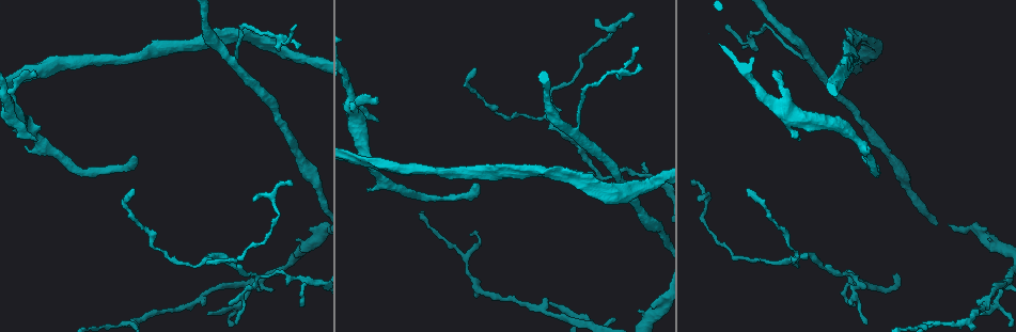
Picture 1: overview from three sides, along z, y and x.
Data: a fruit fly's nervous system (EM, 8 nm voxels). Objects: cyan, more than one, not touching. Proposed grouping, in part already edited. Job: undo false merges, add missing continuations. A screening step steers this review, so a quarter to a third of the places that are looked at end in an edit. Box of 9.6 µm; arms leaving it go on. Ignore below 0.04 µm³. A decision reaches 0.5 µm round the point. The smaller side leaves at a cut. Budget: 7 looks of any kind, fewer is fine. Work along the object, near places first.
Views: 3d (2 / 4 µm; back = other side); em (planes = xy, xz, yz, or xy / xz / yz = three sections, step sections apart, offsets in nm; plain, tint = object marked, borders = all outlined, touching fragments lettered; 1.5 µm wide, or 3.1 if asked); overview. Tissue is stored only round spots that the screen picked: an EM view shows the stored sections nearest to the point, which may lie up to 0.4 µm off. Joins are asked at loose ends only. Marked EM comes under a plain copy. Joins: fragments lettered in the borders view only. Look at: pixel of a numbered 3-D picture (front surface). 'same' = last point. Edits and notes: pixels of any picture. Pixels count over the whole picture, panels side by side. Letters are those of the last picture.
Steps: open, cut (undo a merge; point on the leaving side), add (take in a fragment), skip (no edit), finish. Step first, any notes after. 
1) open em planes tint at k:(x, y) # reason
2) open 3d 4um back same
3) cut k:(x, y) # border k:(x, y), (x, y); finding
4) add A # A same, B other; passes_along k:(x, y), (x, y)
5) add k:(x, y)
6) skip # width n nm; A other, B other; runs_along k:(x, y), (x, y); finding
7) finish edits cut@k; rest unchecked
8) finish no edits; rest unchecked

open 3d 2um at 1:(866, 147) # an open end

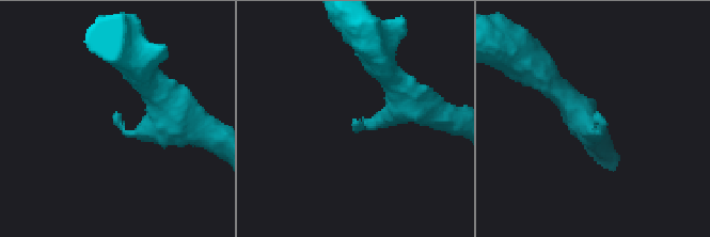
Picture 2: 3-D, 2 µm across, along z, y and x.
open em planes tint at 2:(355, 120) # arm_widths 240, 320 nm; need the tissue

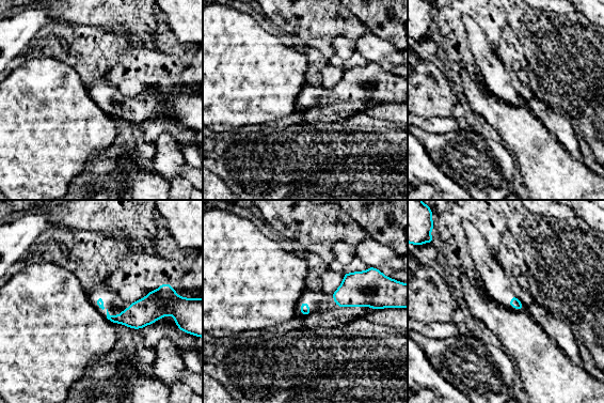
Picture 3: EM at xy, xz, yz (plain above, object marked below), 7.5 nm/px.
open em planes borders same # see the neighbours

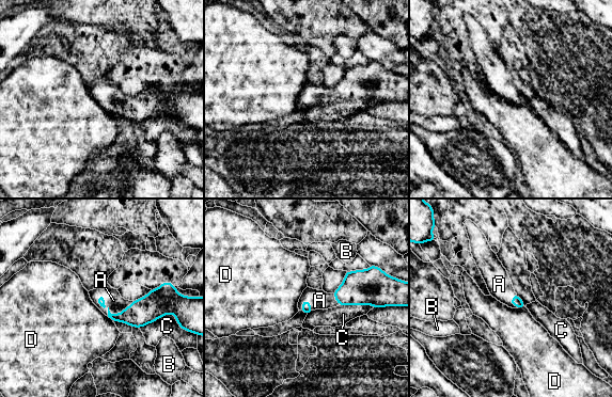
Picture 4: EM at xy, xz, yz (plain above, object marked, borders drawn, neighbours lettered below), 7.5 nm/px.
add A # A same, B other, C other, D other; it goes on there

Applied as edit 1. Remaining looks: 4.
open 3d 2um at 1:(290, 180) # branch stops here

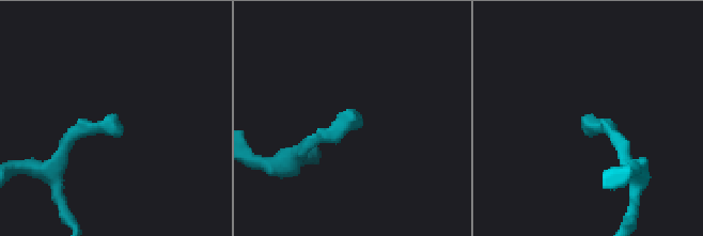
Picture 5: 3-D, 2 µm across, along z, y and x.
open em planes borders at 5:(589, 114)

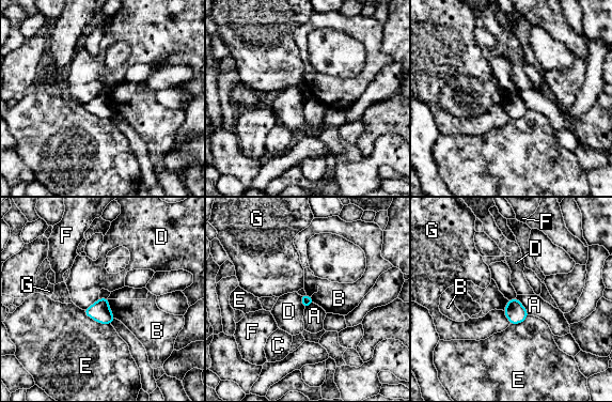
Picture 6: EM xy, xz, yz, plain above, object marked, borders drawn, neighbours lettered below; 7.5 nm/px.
skip # A other, B other, C other, D other, E other, F other, G other; border 6:(516, 297), (529, 314); none of them fits

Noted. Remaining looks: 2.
finish edits add@4; rest unchecked

